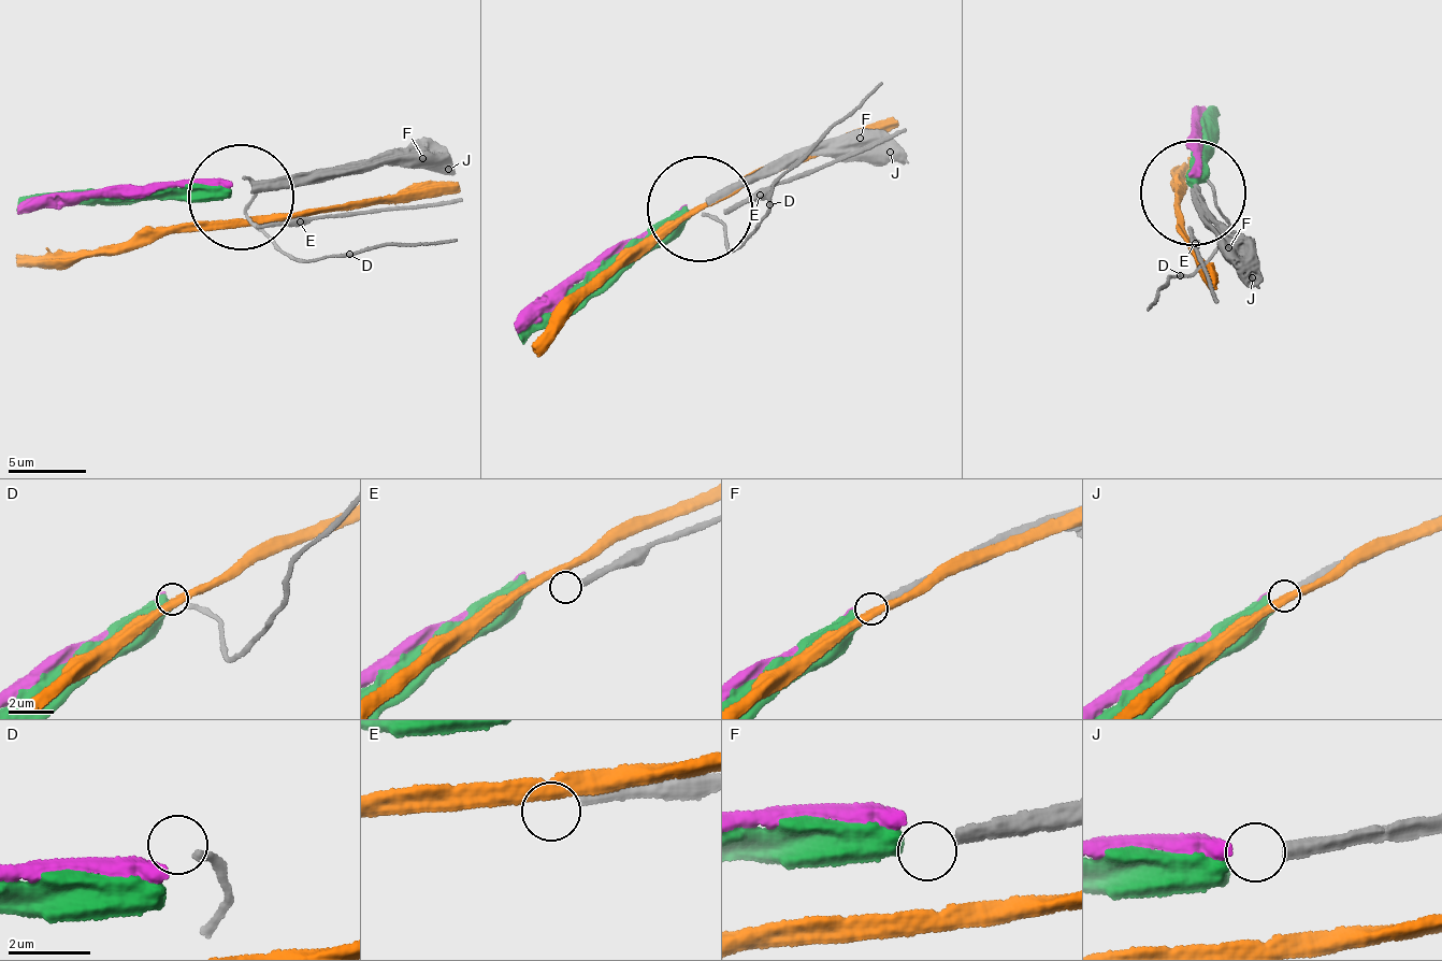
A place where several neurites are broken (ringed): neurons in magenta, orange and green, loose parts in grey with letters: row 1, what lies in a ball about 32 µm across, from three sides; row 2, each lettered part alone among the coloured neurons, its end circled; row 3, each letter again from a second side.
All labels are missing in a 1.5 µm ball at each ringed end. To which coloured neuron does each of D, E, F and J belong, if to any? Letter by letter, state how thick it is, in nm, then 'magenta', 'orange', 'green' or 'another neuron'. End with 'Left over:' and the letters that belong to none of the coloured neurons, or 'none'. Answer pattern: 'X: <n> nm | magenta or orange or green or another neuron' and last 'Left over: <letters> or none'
D: 220 nm | another neuron
E: 280 nm | another neuron
F: 360 nm | green
J: 380 nm | magenta
Left over: D, E

